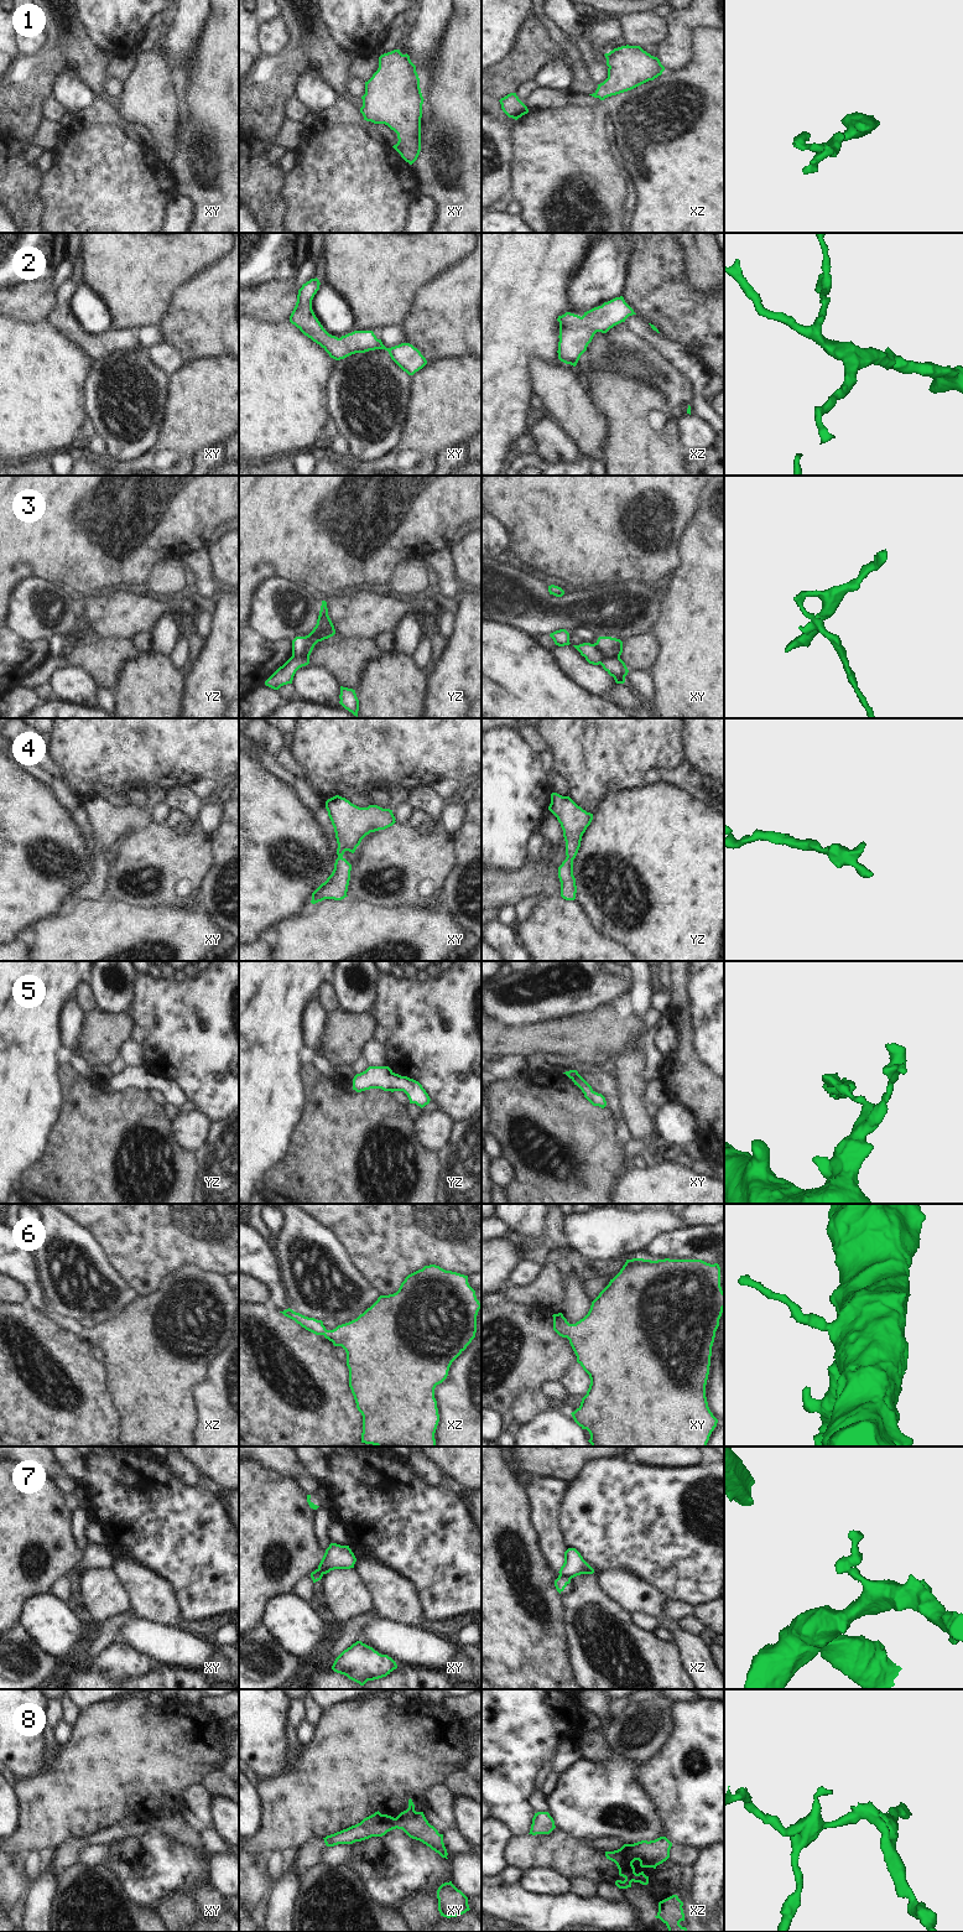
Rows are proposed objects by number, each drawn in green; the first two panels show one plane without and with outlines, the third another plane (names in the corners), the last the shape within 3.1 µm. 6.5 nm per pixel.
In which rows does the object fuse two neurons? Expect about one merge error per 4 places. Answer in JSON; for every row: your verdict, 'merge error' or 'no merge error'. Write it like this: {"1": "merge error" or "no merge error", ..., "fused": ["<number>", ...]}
{"1": "no merge error", "2": "no merge error", "3": "merge error", "4": "no merge error", "5": "no merge error", "6": "no merge error", "7": "merge error", "8": "merge error", "fused": ["3", "7", "8"]}

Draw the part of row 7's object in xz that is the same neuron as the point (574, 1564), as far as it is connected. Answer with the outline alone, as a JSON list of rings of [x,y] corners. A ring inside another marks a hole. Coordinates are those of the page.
[[[576,1548],[564,1552],[564,1563],[559,1569],[559,1575],[572,1579],[581,1574],[593,1574],[594,1569],[583,1559]]]

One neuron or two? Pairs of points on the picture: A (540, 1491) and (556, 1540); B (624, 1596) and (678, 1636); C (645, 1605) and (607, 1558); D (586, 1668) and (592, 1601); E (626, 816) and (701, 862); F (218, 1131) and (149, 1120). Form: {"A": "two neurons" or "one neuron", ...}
{"A": "one neuron", "B": "one neuron", "C": "two neurons", "D": "one neuron", "E": "one neuron", "F": "two neurons"}

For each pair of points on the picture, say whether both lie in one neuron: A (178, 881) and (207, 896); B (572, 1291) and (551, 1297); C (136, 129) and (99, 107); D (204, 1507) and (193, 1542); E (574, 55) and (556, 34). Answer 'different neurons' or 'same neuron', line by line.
A: different neurons
B: different neurons
C: same neuron
D: same neuron
E: same neuron

